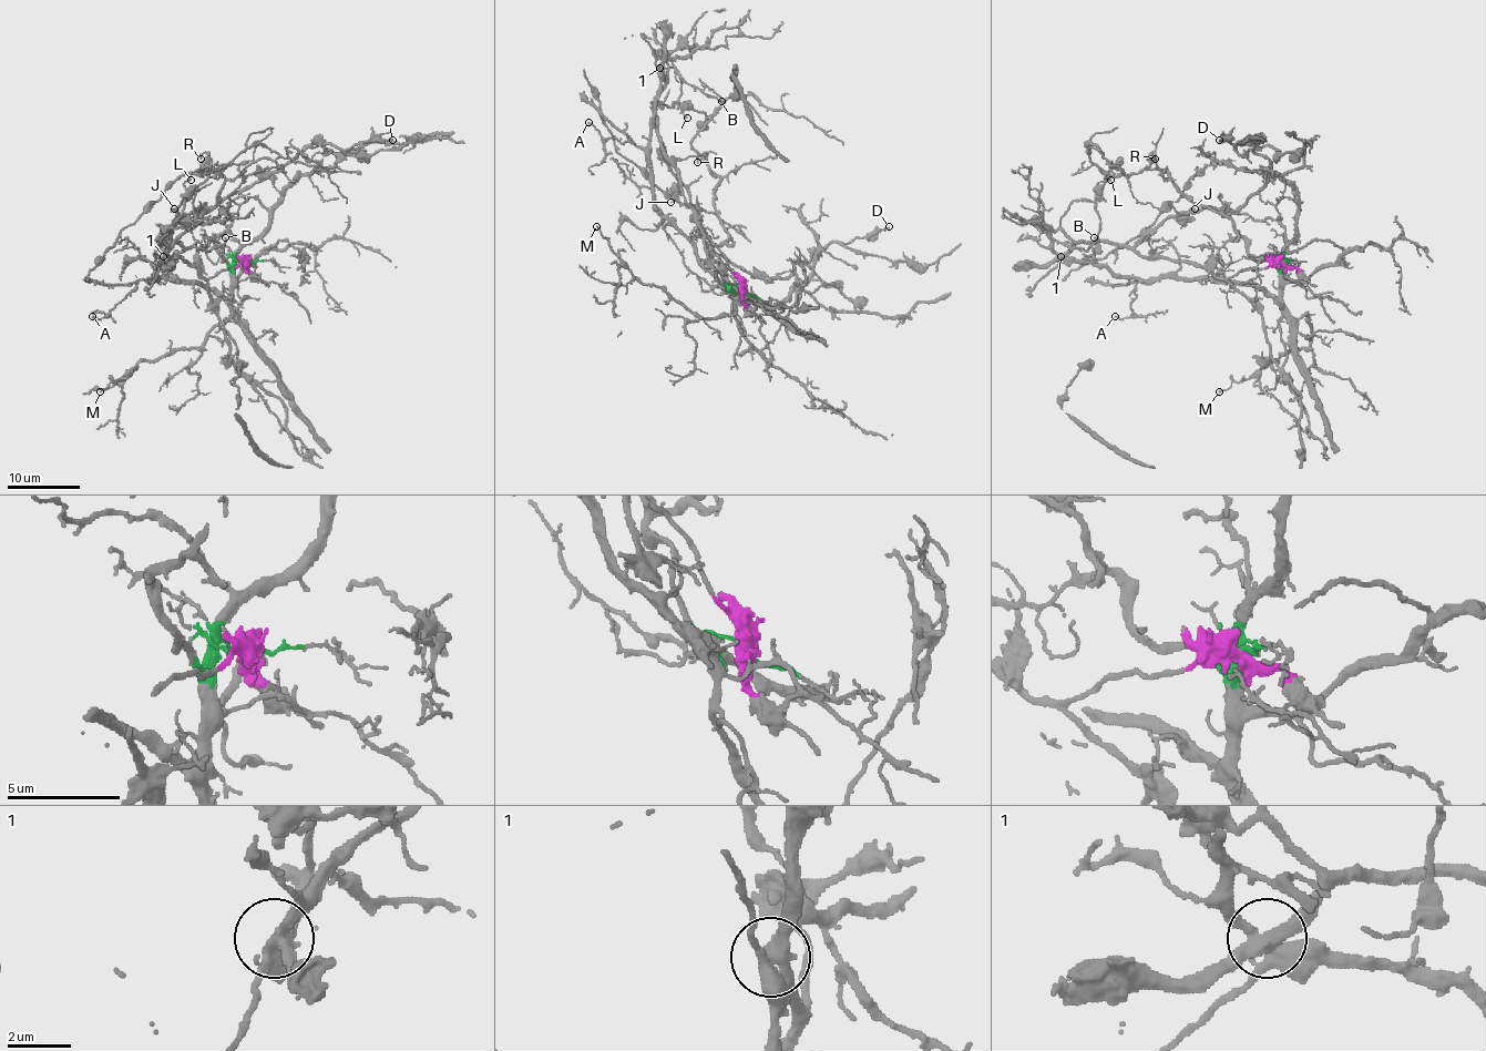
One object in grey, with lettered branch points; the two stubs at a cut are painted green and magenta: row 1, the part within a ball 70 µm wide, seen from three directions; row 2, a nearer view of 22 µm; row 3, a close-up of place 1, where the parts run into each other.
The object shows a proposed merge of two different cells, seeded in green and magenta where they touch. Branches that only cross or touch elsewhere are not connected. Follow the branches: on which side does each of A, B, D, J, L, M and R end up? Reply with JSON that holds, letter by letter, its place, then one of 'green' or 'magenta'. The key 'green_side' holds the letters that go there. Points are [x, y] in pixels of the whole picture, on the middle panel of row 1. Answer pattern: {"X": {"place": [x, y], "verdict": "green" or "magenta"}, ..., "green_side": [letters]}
{"A": {"place": [588, 122], "verdict": "green"}, "B": {"place": [721, 101], "verdict": "green"}, "D": {"place": [889, 226], "verdict": "magenta"}, "J": {"place": [670, 202], "verdict": "magenta"}, "L": {"place": [687, 118], "verdict": "magenta"}, "M": {"place": [596, 226], "verdict": "green"}, "R": {"place": [697, 162], "verdict": "green"}, "green_side": ["A", "B", "M", "R"]}

